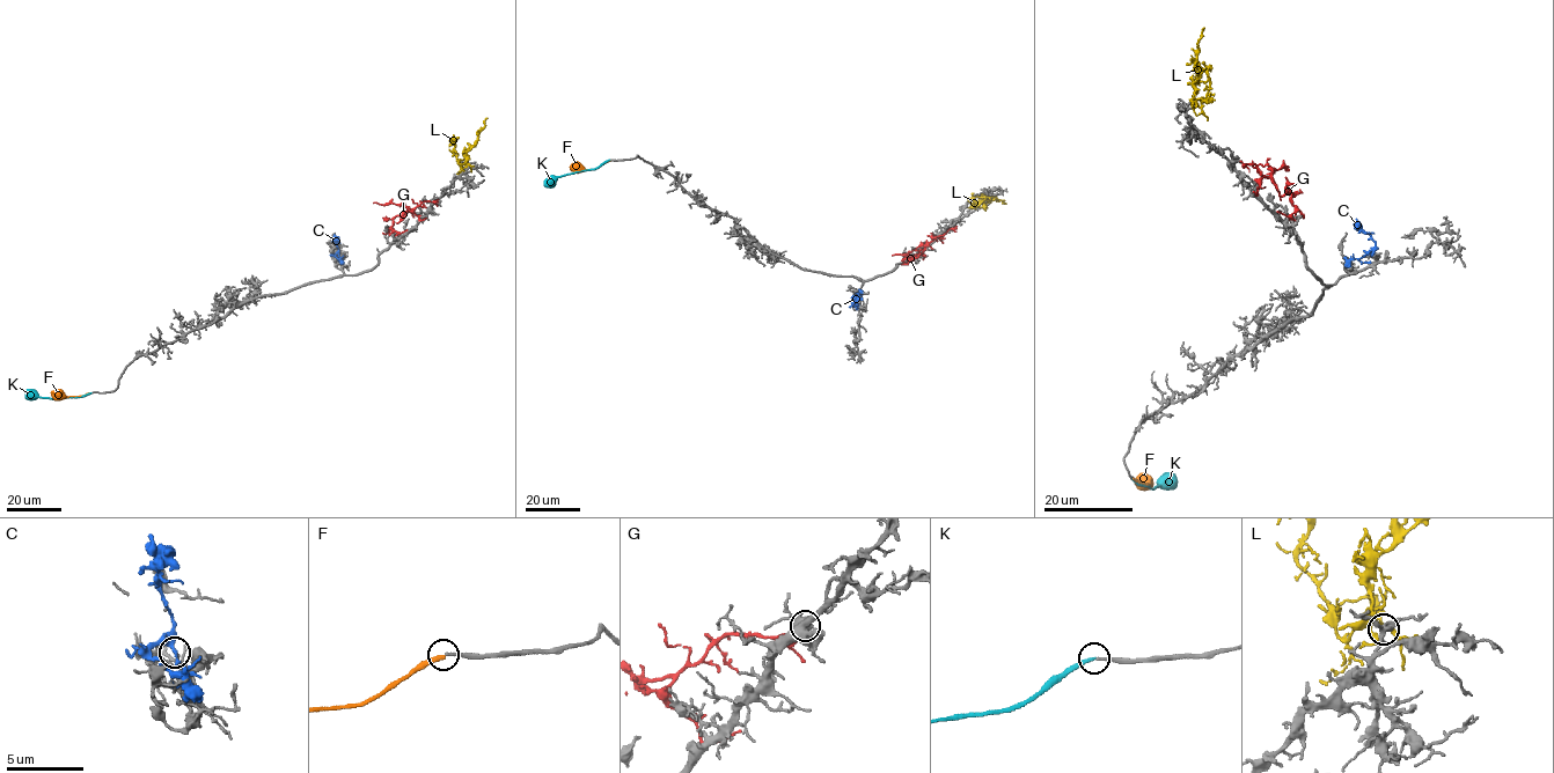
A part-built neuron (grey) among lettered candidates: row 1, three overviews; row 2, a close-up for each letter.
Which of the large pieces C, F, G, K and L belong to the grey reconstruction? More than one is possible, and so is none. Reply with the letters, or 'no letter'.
K

